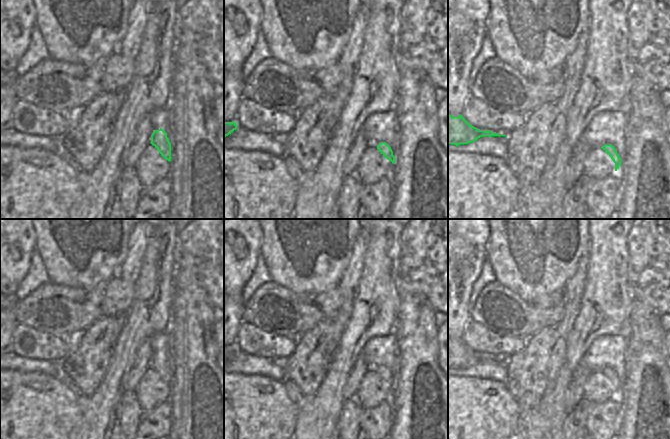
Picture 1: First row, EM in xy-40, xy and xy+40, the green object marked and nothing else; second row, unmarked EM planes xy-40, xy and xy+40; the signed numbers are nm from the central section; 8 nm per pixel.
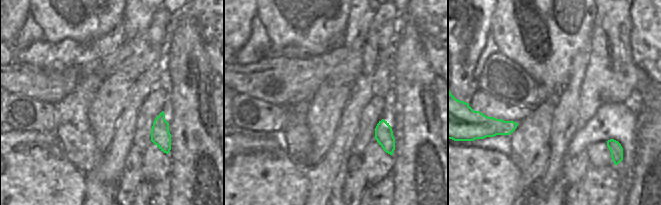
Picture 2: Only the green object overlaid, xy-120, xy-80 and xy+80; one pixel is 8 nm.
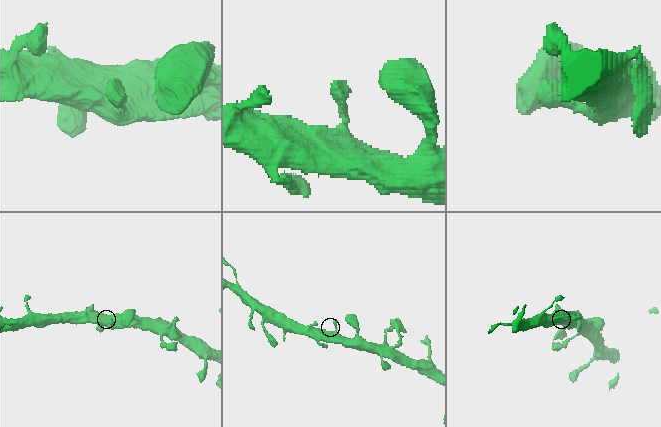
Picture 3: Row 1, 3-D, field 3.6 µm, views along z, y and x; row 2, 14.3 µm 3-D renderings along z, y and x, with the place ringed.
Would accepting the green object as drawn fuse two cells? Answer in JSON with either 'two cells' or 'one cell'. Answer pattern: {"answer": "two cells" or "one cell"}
{"answer": "one cell"}

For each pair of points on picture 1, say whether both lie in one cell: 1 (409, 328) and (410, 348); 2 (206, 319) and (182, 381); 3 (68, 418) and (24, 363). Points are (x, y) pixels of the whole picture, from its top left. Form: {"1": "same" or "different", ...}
{"1": "same", "2": "same", "3": "different"}

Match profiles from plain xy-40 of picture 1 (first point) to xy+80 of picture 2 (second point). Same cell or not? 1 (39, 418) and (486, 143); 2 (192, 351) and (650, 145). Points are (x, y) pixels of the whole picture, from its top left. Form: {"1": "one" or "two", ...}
{"1": "two", "2": "one"}

